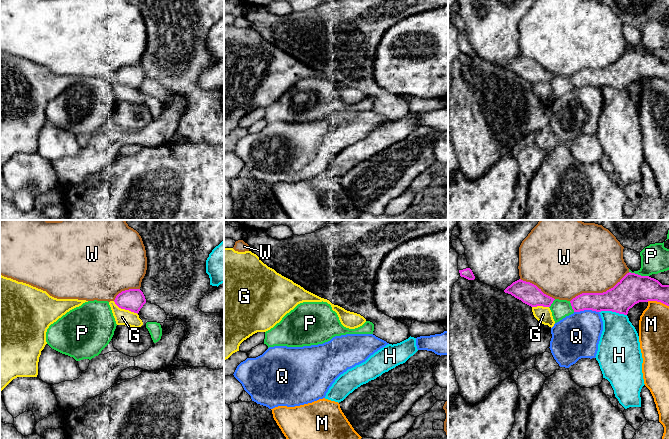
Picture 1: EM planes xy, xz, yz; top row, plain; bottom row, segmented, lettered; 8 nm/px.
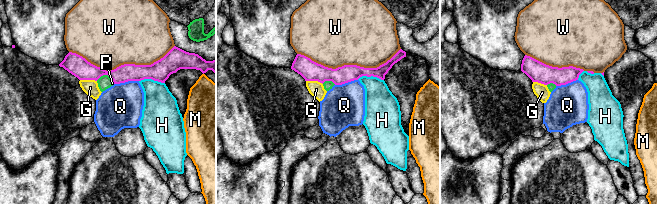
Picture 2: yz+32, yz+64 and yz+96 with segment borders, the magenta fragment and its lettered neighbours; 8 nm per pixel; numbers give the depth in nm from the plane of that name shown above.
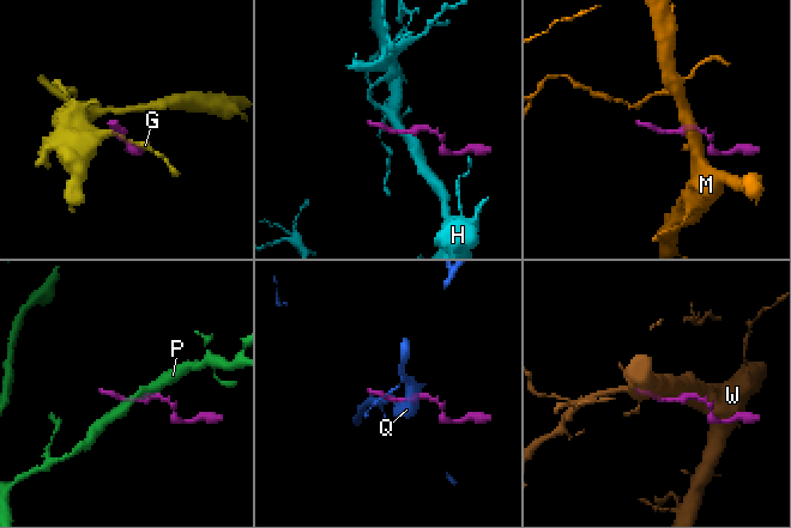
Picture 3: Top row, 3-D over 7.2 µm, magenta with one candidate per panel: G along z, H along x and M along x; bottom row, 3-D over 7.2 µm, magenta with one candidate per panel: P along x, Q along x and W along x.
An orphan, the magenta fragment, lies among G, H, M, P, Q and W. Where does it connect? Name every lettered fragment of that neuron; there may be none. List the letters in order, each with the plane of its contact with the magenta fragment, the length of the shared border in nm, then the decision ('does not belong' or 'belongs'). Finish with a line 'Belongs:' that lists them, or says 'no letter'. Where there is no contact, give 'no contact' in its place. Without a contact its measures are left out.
G: xy | 220 nm | belongs
H: yz | 220 nm | does not belong
M: yz | 180 nm | does not belong
P: yz | 170 nm | does not belong
Q: yz | 200 nm | does not belong
W: yz | 550 nm | does not belong
Belongs: G

